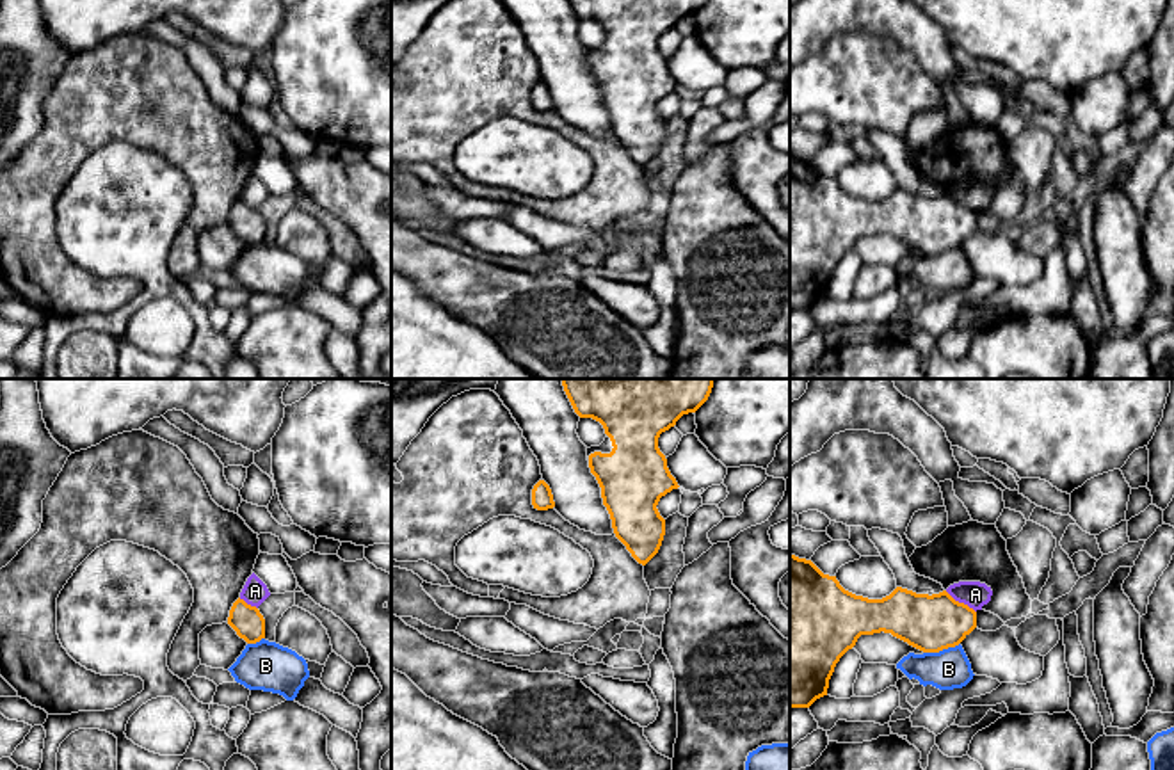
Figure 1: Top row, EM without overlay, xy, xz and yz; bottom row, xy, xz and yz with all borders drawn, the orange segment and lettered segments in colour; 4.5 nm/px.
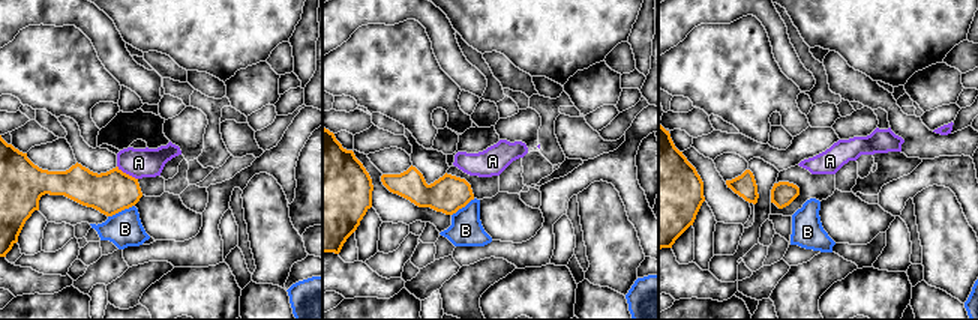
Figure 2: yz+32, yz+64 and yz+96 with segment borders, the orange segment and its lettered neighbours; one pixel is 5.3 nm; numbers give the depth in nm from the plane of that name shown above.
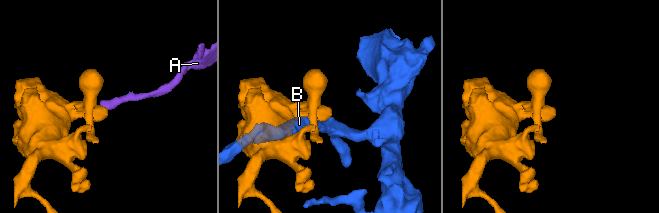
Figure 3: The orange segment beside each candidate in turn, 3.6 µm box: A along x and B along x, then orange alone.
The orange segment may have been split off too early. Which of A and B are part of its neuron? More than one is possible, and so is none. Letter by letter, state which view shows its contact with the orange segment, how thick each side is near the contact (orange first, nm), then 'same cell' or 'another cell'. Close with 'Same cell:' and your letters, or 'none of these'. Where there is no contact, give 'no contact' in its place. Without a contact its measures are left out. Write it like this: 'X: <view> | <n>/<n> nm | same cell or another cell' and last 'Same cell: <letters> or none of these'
A: yz | 260/120 nm | another cell
B: yz | 260/180 nm | another cell
Same cell: none of these

